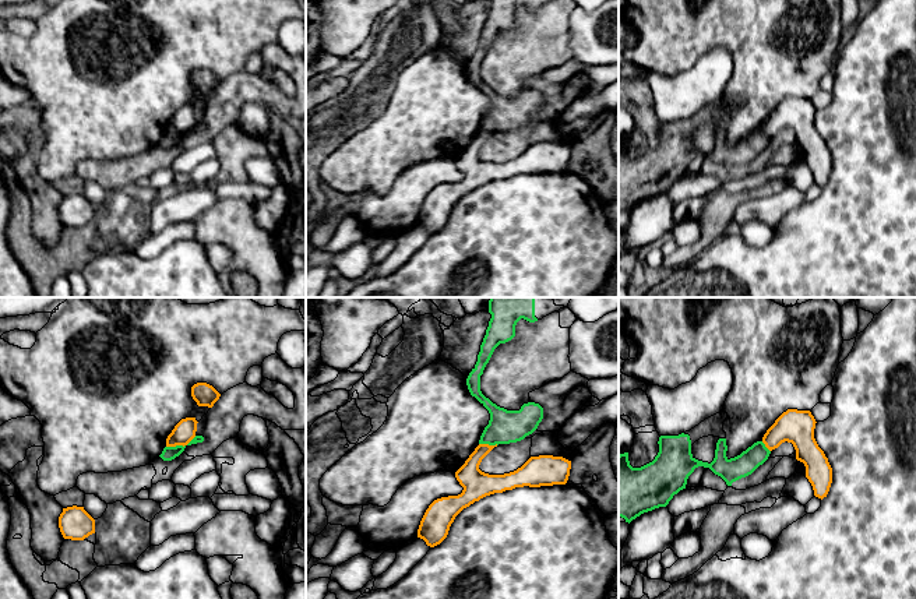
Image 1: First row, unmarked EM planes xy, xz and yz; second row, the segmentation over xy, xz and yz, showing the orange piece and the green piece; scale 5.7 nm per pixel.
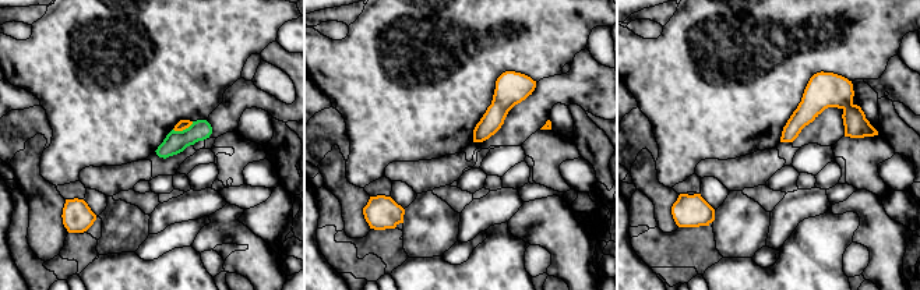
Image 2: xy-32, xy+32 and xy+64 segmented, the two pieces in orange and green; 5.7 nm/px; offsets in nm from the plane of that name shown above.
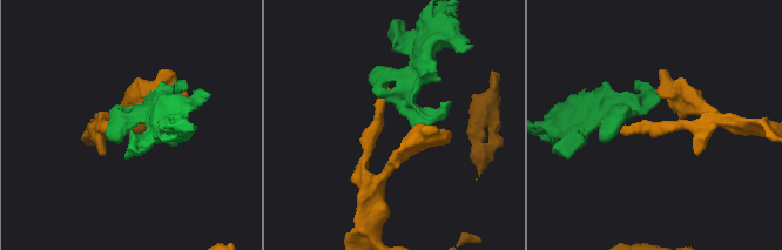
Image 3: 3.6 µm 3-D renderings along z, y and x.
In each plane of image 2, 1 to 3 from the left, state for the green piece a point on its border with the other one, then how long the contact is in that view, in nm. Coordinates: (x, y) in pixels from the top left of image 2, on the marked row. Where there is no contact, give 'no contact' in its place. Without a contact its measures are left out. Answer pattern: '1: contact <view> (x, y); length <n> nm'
1: contact xy-32 (183, 128); length 130 nm
2: no contact
3: no contact

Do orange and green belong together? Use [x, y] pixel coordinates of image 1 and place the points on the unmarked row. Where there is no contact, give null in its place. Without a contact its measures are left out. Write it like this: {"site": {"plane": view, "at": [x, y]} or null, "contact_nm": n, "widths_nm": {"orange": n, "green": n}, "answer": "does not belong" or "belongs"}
{"site": {"plane": "xy", "at": [180, 131]}, "contact_nm": 190, "widths_nm": {"orange": 120, "green": 80}, "answer": "does not belong"}

